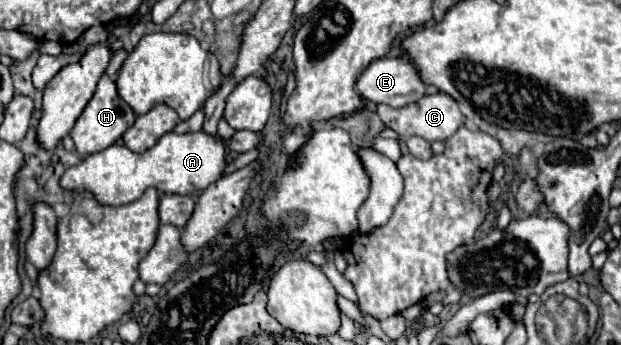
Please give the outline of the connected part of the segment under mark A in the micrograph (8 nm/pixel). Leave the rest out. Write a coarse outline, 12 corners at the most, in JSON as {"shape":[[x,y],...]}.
{"shape":[[170,131],[146,153],[110,145],[62,175],[100,205],[148,187],[200,195],[222,177],[224,145]]}

